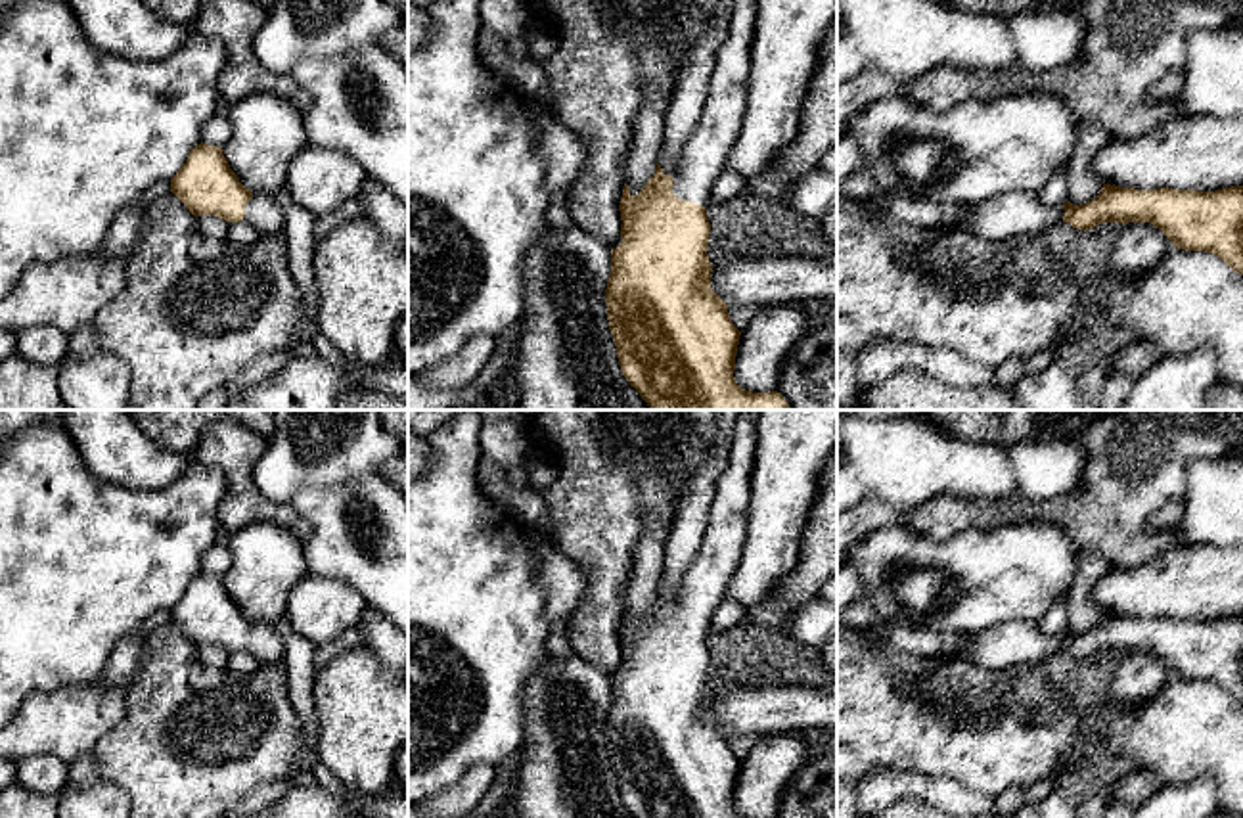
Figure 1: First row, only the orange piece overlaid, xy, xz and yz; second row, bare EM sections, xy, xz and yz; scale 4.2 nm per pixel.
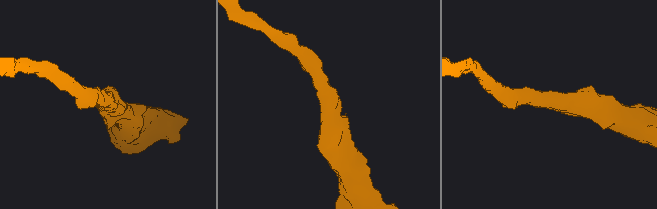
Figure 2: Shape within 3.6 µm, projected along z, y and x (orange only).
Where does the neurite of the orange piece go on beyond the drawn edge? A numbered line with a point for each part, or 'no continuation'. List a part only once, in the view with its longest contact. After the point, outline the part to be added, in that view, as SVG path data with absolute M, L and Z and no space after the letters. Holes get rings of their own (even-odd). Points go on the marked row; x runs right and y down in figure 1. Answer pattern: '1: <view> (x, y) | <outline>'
1: xz (703, 156) | M734 0L728 38L716 52L701 119L688 136L672 176L674 195L705 209L743 125L755 23L757 0Z

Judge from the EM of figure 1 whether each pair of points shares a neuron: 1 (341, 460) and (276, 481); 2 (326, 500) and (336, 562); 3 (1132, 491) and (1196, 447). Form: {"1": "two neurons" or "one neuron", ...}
{"1": "one neuron", "2": "one neuron", "3": "one neuron"}

